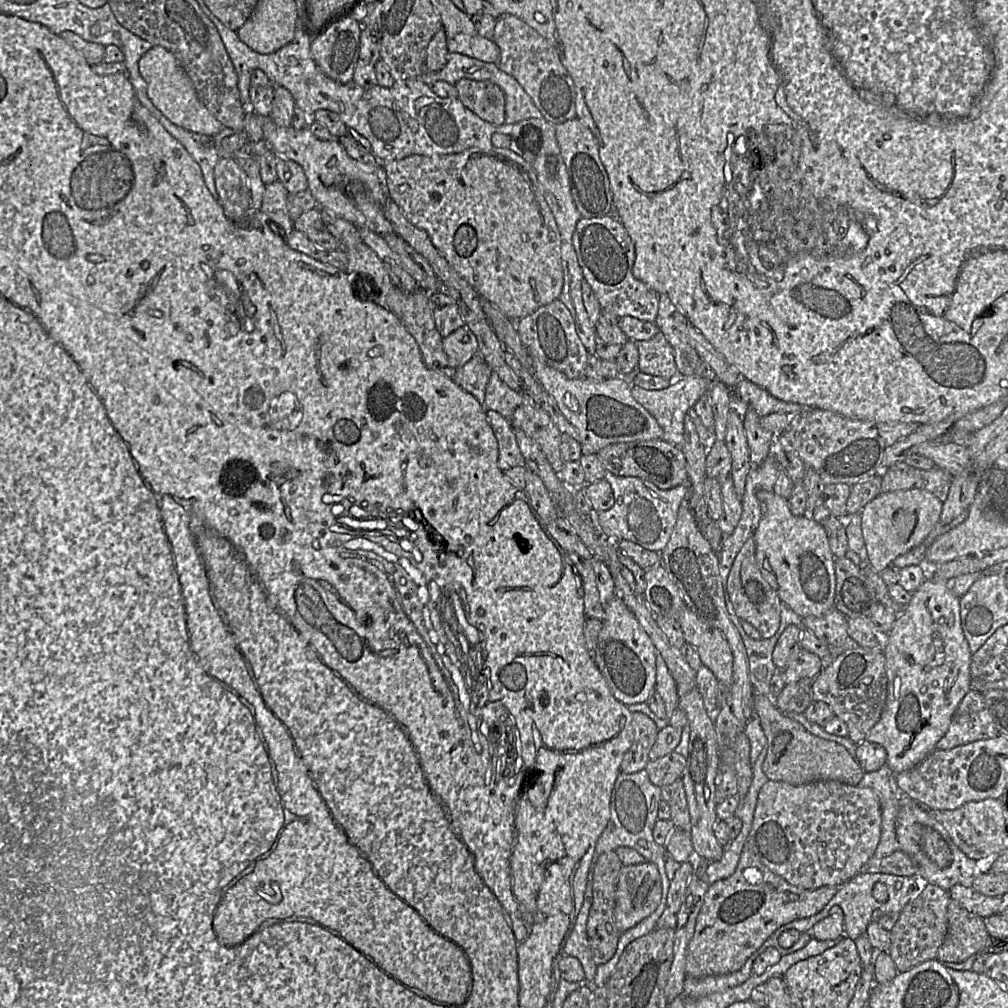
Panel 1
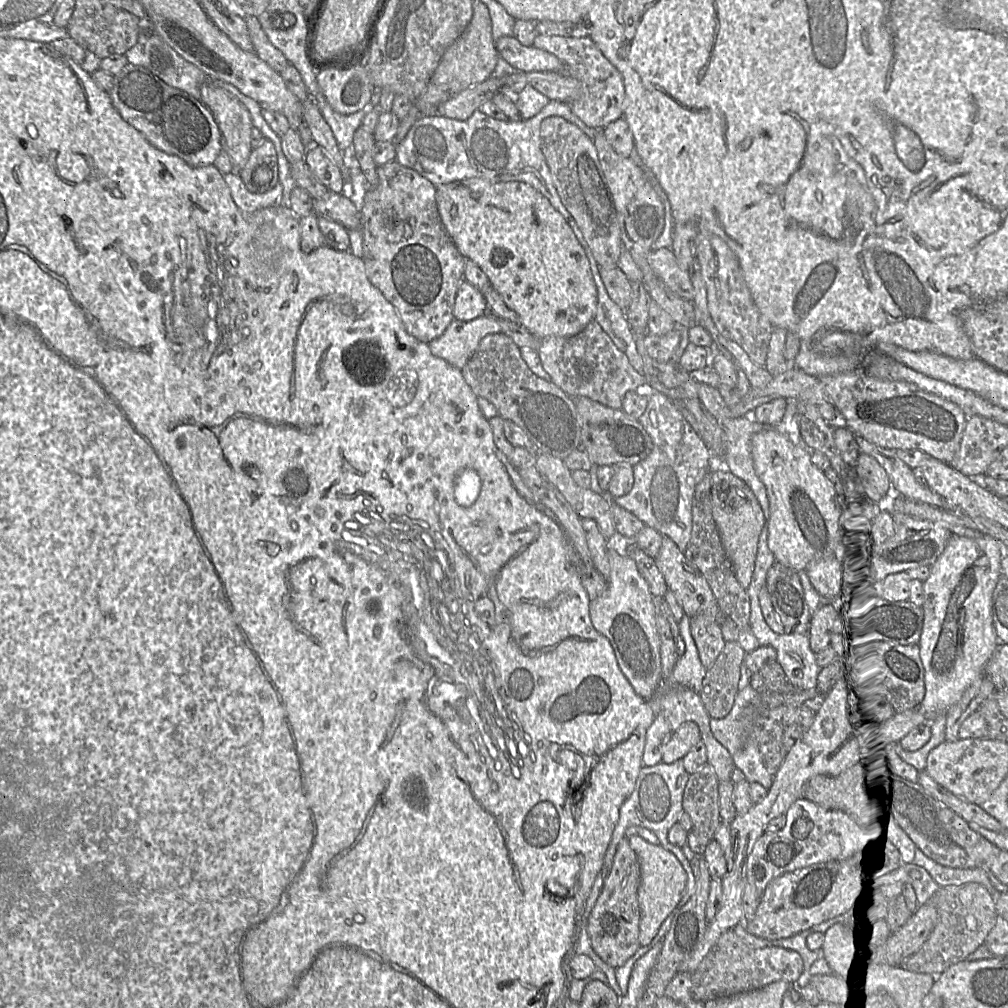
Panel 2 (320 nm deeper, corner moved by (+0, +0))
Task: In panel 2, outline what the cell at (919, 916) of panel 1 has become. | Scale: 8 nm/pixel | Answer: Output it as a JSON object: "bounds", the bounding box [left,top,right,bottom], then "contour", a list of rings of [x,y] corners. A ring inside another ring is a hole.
{"bounds":[900,883,1000,976],"contour":[[[966,883],[939,888],[927,902],[931,903],[937,910],[938,919],[935,928],[919,951],[905,959],[900,966],[910,972],[938,976],[948,967],[966,960],[980,946],[985,945],[988,934],[995,926],[998,917],[1000,917],[996,910],[996,894],[994,891],[990,891],[978,883]]]}

